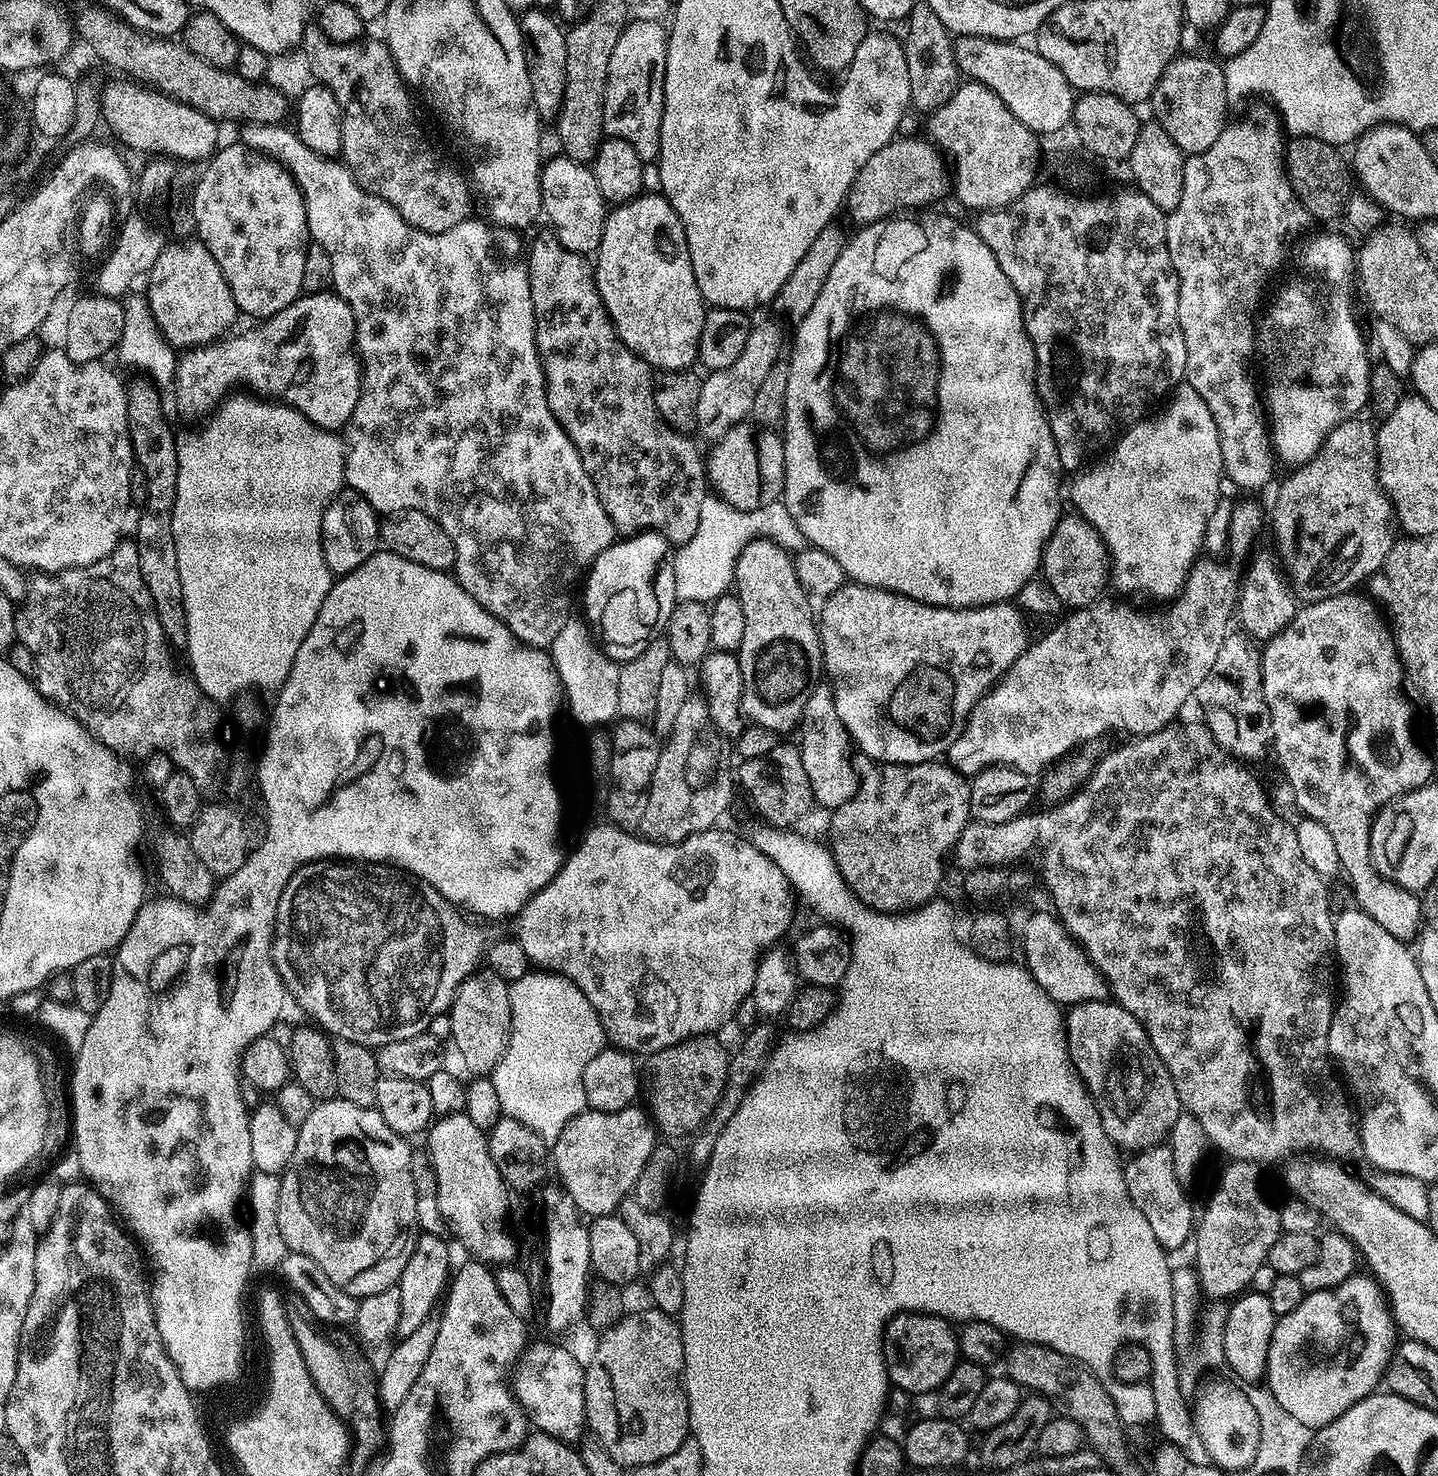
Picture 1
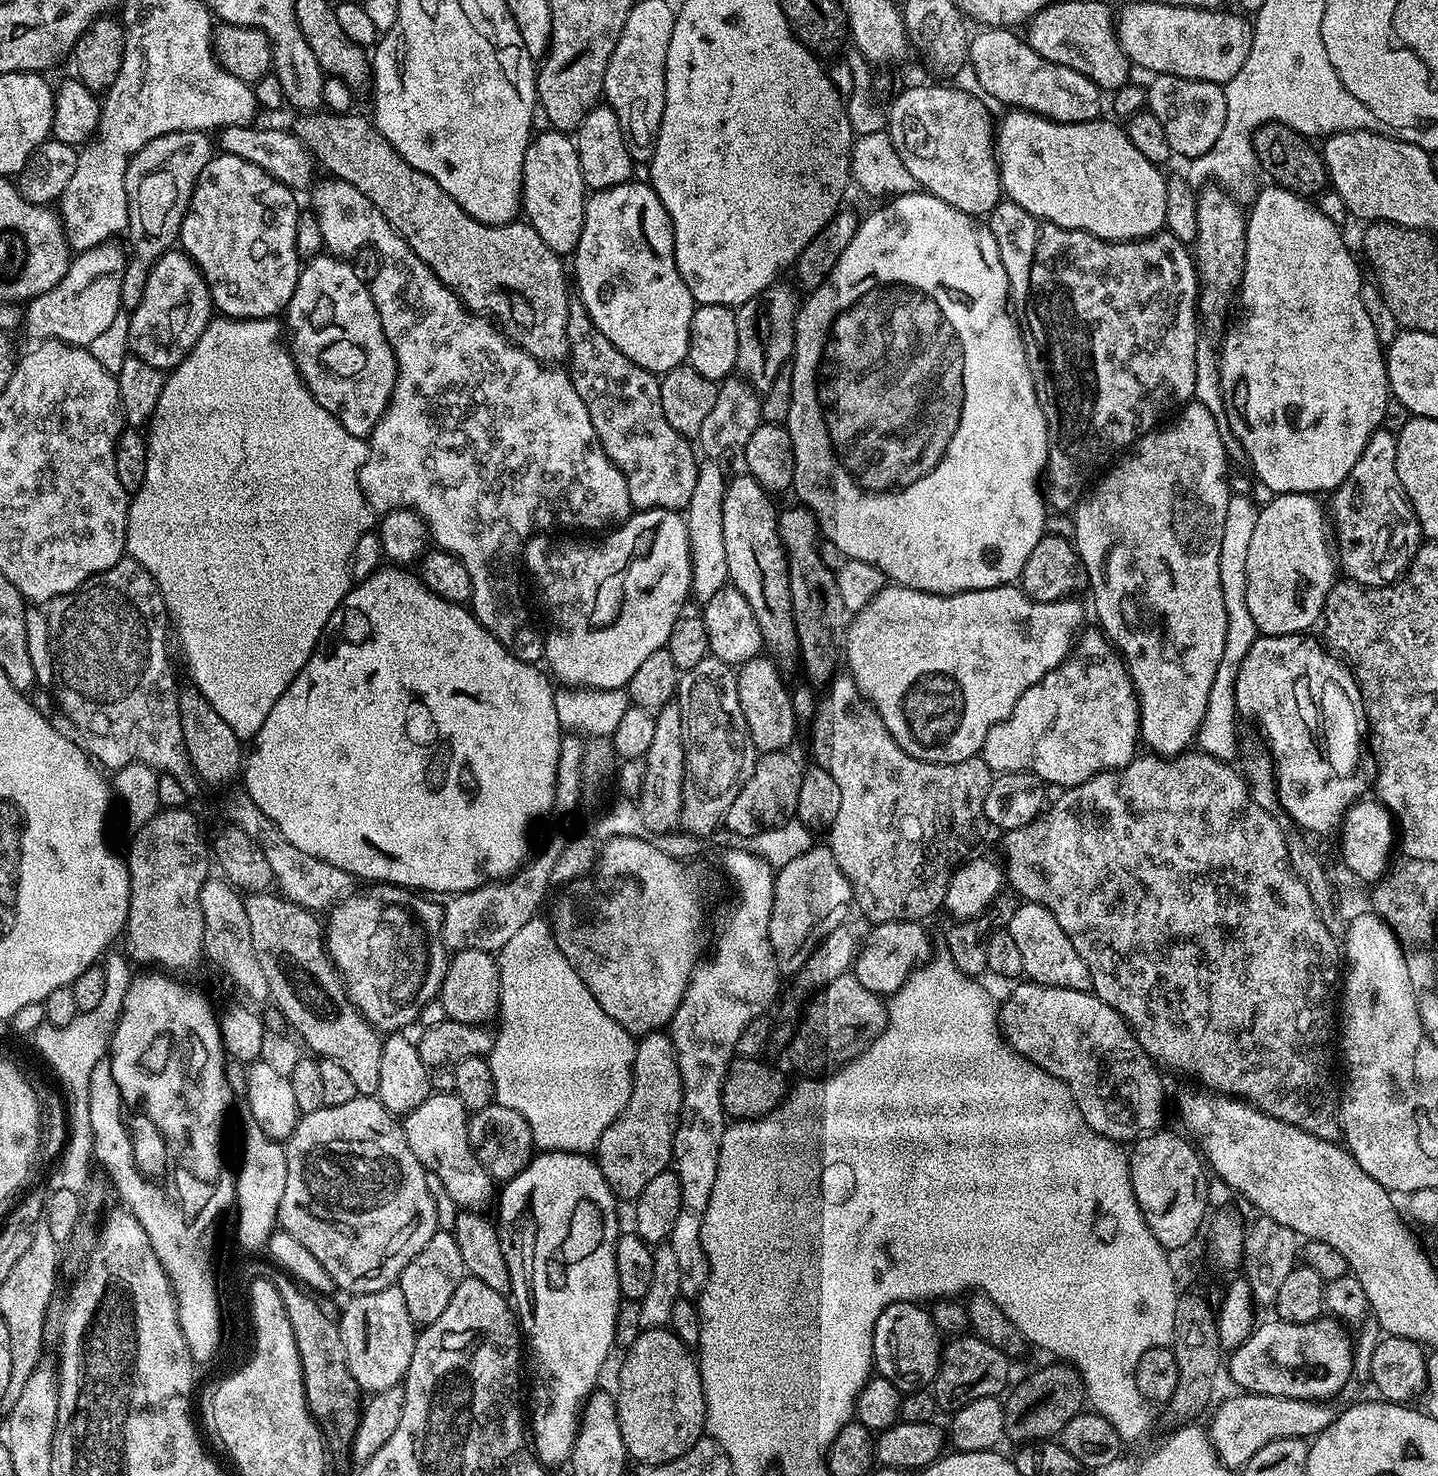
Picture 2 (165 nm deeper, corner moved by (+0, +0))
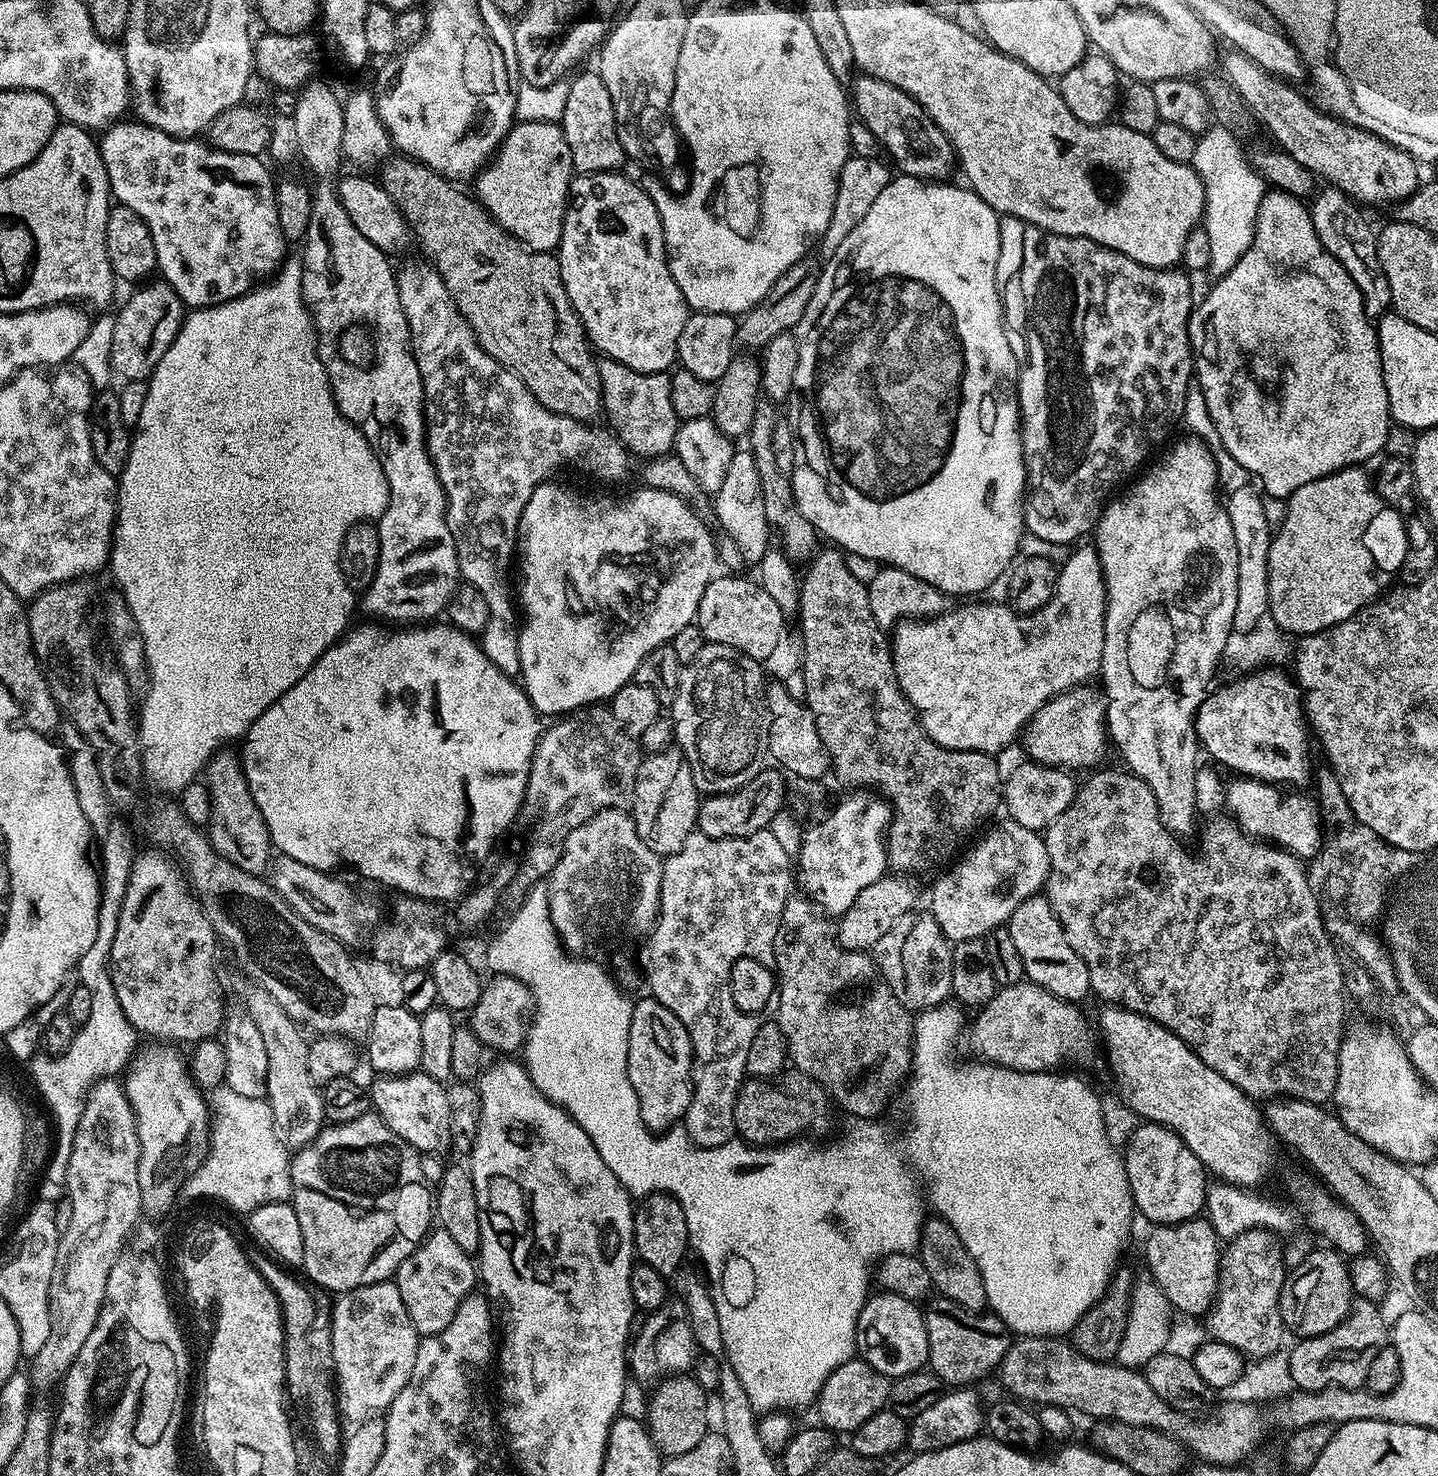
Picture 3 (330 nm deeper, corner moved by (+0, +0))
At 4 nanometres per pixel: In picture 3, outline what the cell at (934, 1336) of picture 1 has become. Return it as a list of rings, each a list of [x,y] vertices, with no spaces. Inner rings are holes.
[[[883,1290],[869,1295],[856,1323],[856,1352],[874,1370],[889,1378],[921,1371],[928,1363],[926,1322],[921,1305],[905,1296]]]

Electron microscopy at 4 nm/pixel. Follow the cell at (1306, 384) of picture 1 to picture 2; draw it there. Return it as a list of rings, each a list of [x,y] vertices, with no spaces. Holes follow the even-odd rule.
[[[1267,186],[1256,196],[1256,201],[1246,212],[1244,226],[1244,273],[1238,289],[1241,320],[1227,325],[1223,333],[1224,341],[1218,344],[1220,361],[1220,385],[1224,399],[1223,419],[1233,430],[1234,436],[1241,443],[1247,456],[1247,463],[1256,471],[1255,479],[1264,483],[1275,494],[1282,492],[1306,492],[1309,494],[1331,493],[1354,470],[1366,442],[1383,425],[1386,414],[1386,402],[1390,398],[1388,386],[1388,366],[1385,349],[1378,342],[1378,334],[1374,334],[1374,326],[1366,314],[1366,306],[1362,306],[1360,289],[1360,268],[1344,241],[1339,227],[1322,214],[1322,210],[1311,199],[1294,194],[1285,188]]]

